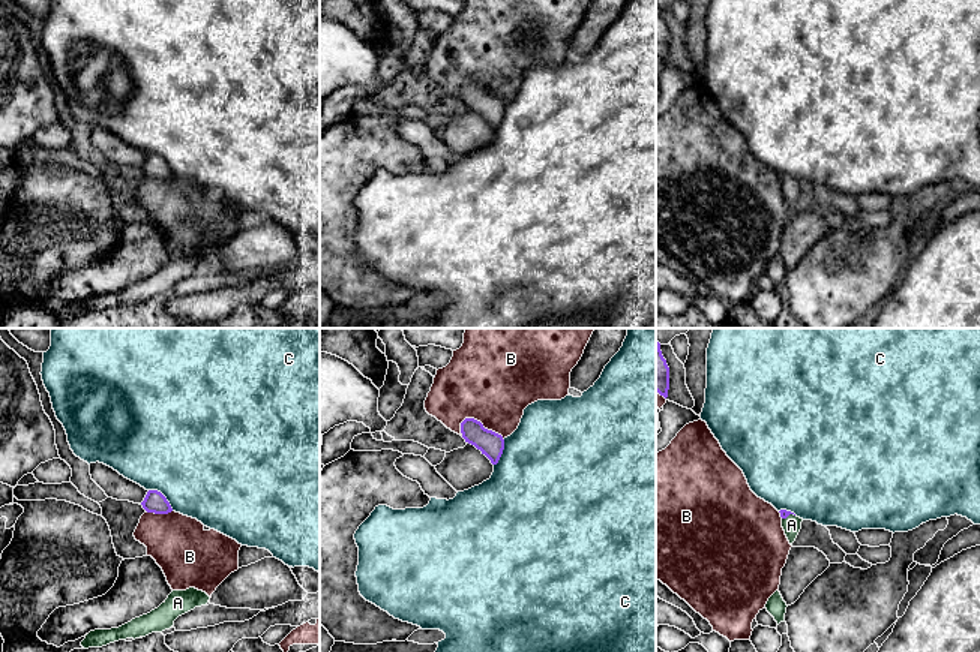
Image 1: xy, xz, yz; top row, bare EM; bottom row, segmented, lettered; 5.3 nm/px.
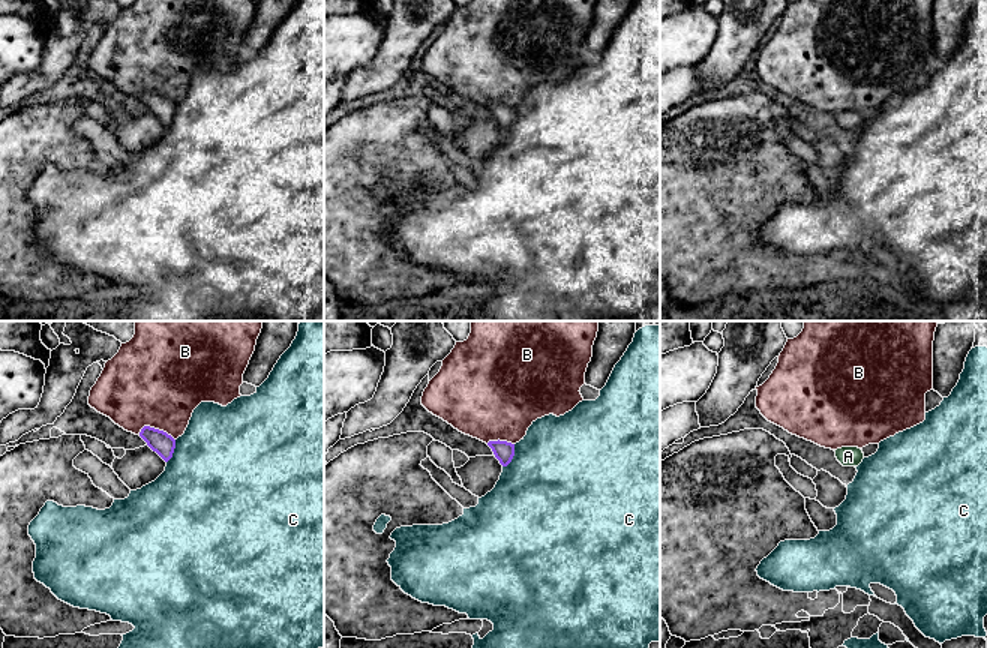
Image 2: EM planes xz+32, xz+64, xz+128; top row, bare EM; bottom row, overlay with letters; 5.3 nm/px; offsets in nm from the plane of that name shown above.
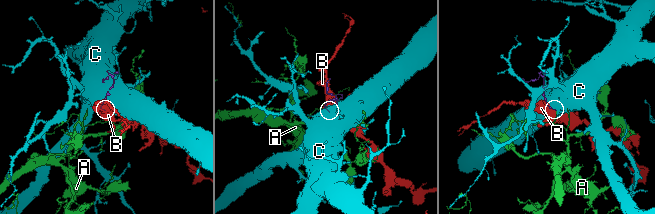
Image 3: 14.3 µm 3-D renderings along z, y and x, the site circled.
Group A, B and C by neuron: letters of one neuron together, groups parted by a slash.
A / B / C

